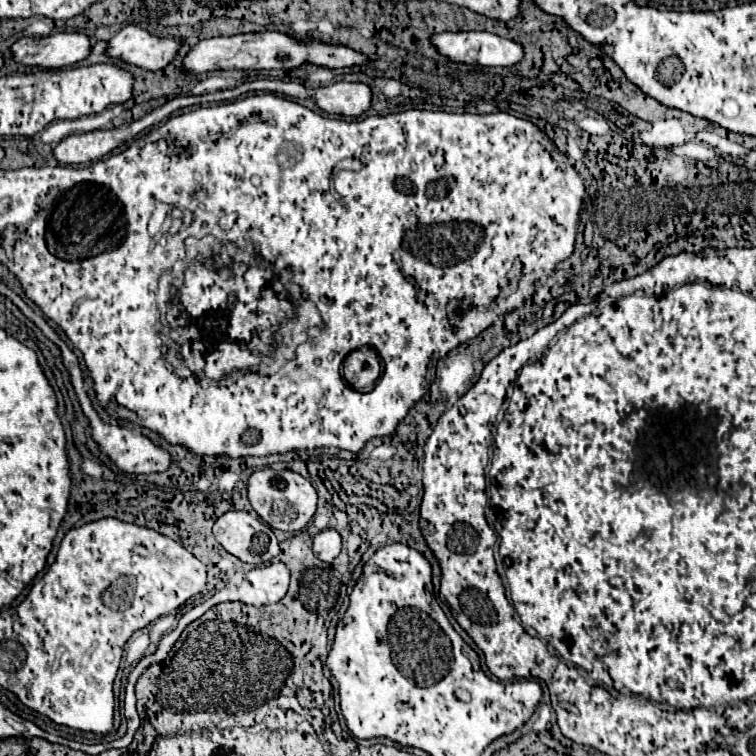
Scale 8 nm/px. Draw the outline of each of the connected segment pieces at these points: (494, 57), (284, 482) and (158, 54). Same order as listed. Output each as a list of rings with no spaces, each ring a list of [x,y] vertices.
[[[443,32],[433,36],[433,44],[443,56],[463,64],[515,66],[525,56],[519,42],[491,32]]]
[[[273,468],[255,470],[247,482],[247,492],[249,492],[249,502],[253,510],[271,528],[277,528],[277,530],[287,530],[287,532],[303,530],[313,518],[317,508],[317,492],[311,486],[311,482],[291,470],[273,470]]]
[[[129,24],[109,40],[107,54],[147,70],[161,70],[175,60],[181,46],[177,38],[159,38],[141,26]]]

